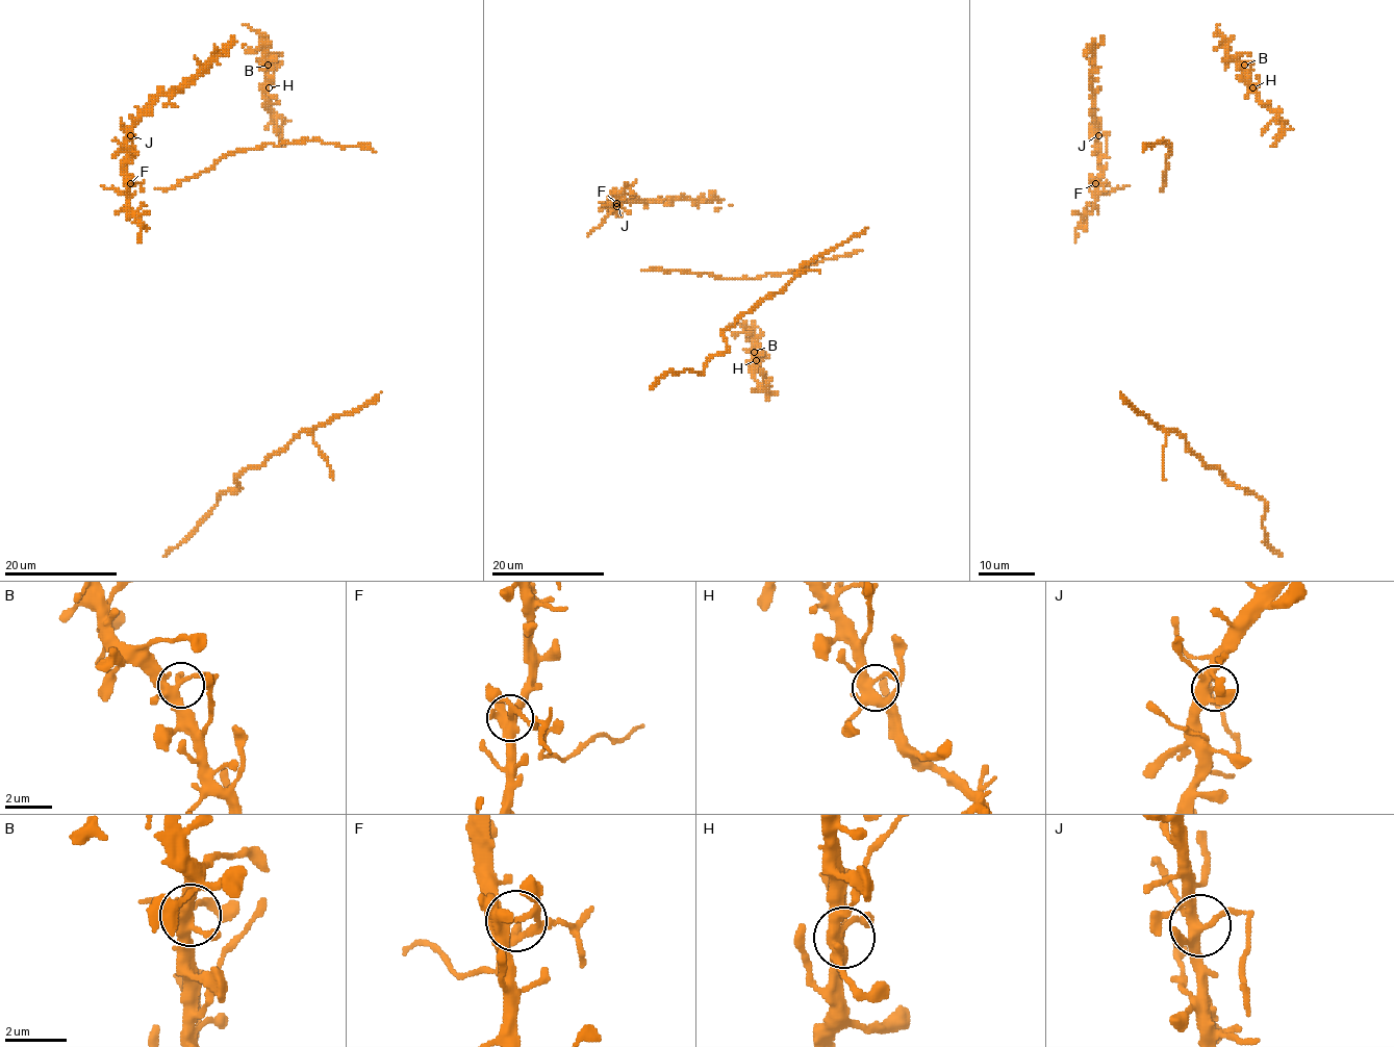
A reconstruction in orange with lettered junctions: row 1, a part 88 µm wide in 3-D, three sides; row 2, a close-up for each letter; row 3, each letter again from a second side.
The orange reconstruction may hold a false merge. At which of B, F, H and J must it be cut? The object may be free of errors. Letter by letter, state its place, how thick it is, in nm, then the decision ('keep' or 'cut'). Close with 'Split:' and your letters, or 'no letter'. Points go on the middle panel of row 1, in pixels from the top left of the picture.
B: place (754, 352); calibre 360 nm; keep
F: place (616, 203); calibre 360 nm; cut
H: place (756, 360); calibre 400 nm; keep
J: place (616, 206); calibre 320 nm; keep
Split: F

